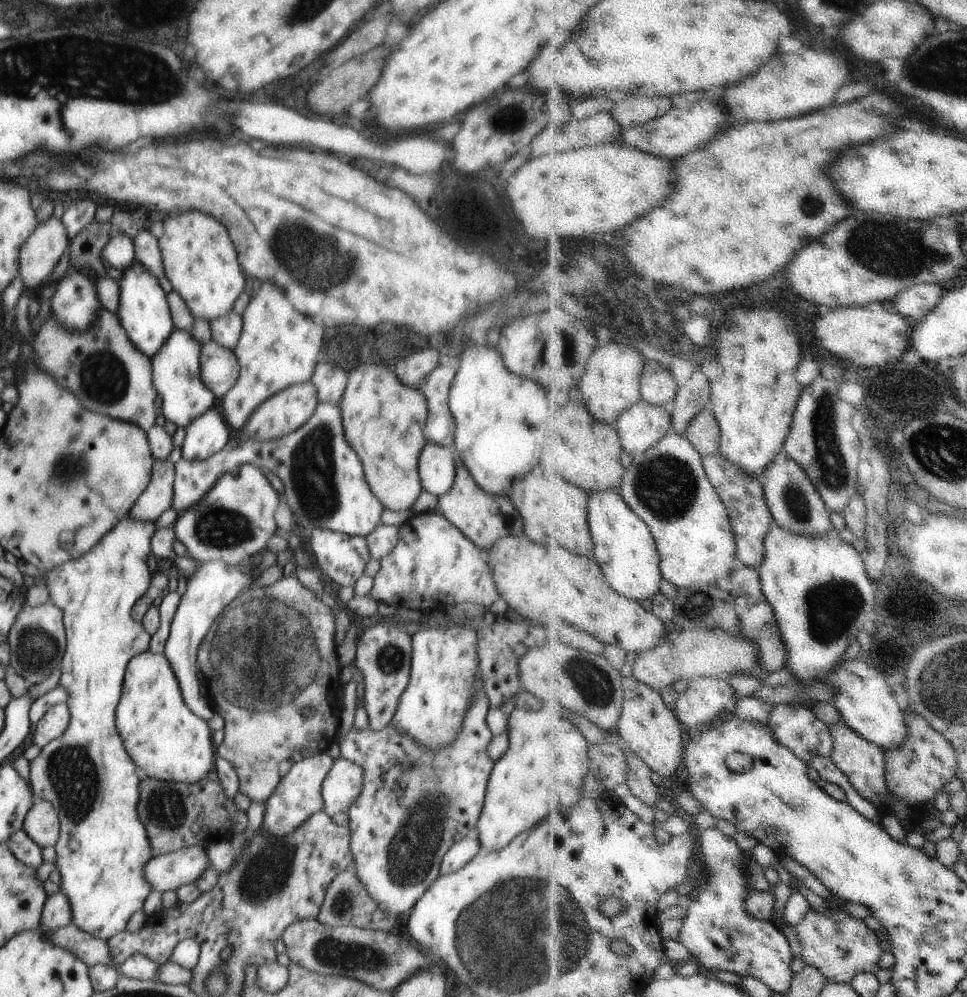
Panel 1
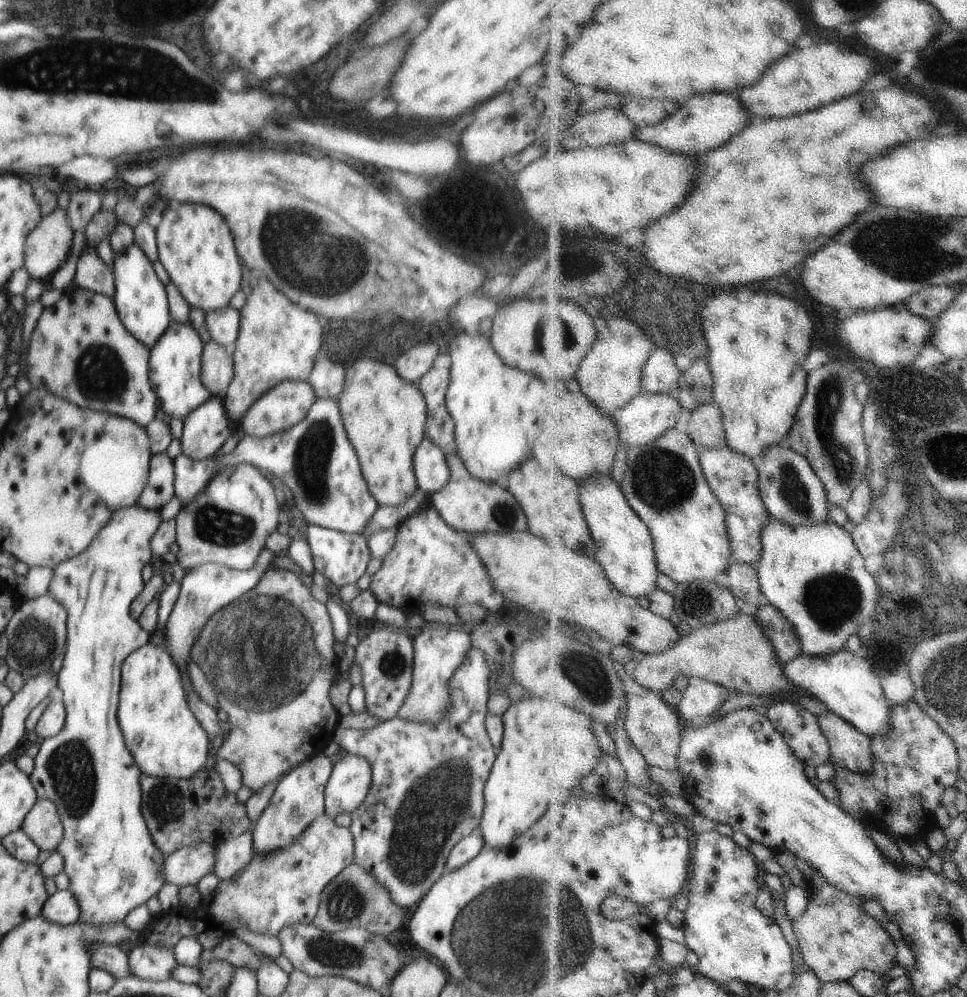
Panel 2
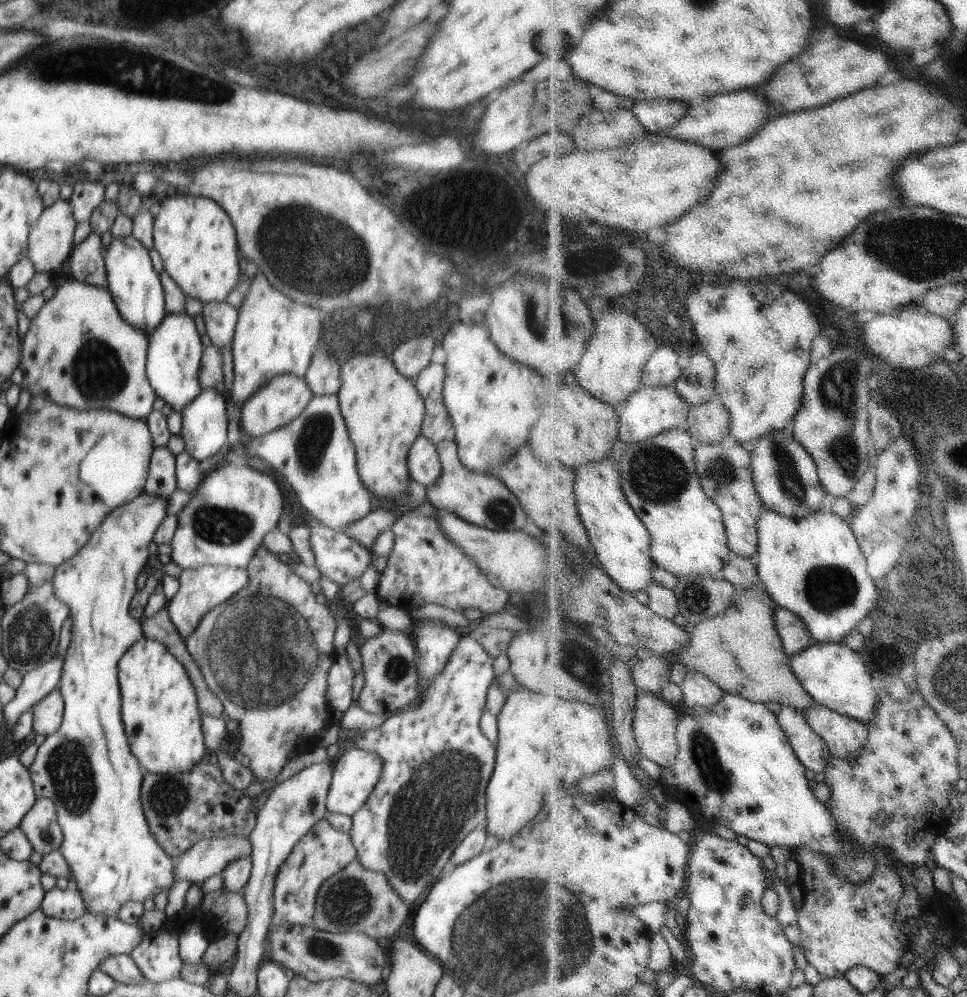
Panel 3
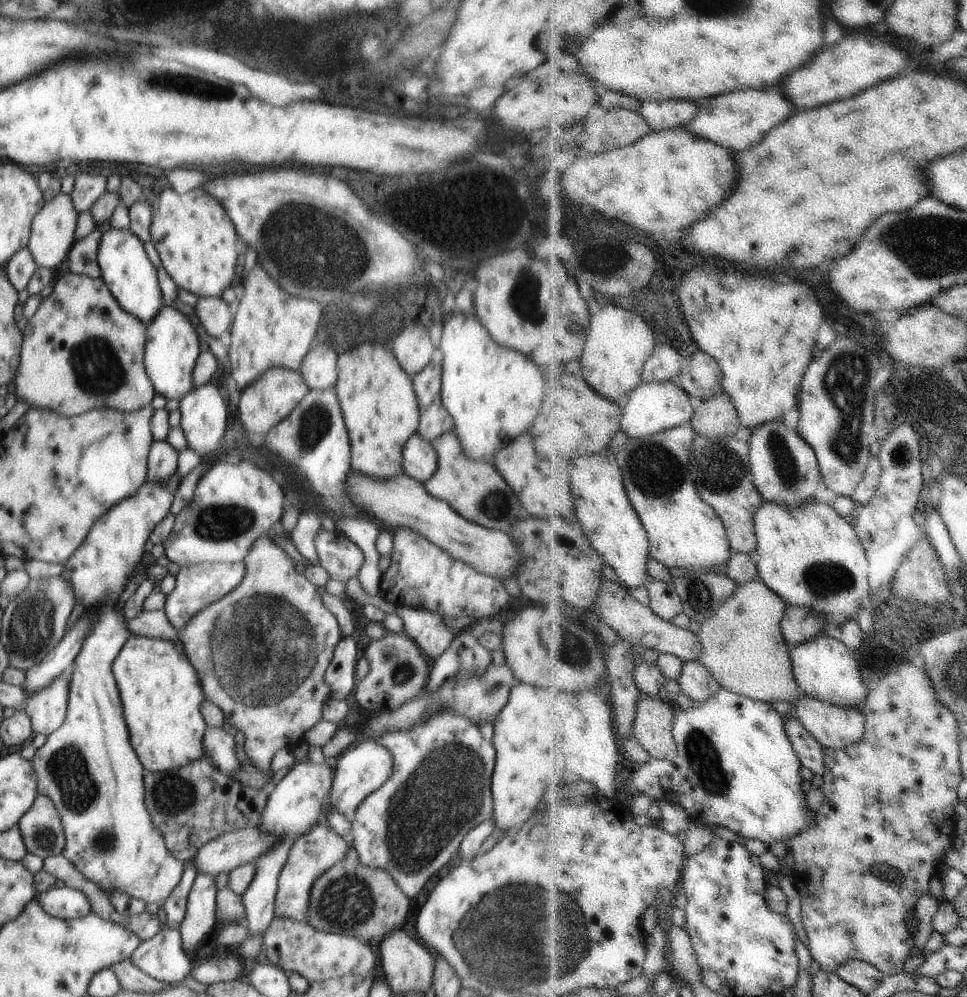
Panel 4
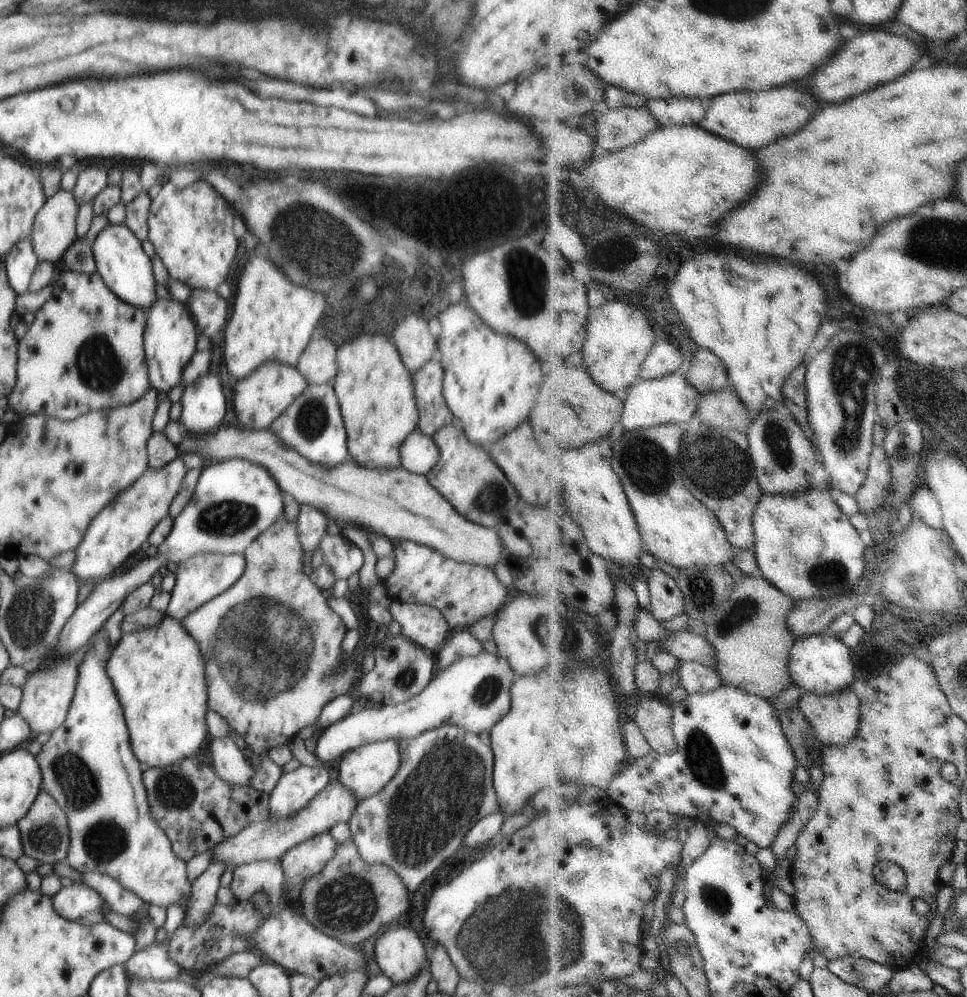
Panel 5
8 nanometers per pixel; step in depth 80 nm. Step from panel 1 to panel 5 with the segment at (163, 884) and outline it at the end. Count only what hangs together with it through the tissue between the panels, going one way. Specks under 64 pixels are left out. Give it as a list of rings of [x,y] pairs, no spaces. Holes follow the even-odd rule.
[[[336,776],[304,810],[300,810],[300,814],[294,814],[292,818],[284,818],[280,822],[272,822],[269,819],[264,822],[250,824],[244,830],[240,830],[236,836],[228,836],[228,838],[218,842],[214,846],[214,854],[212,854],[210,862],[224,862],[226,868],[236,868],[257,861],[283,862],[288,850],[296,844],[302,844],[302,842],[310,840],[316,834],[329,832],[338,822],[349,822],[358,804],[359,802],[352,796],[352,792],[346,790],[338,782]]]

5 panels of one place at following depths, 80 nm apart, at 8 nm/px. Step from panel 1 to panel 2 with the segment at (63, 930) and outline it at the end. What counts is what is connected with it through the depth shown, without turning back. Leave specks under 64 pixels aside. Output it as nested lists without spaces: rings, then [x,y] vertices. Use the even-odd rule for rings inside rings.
[[[93,945],[91,948],[91,966],[105,970],[116,980],[131,976],[129,953],[112,945]]]

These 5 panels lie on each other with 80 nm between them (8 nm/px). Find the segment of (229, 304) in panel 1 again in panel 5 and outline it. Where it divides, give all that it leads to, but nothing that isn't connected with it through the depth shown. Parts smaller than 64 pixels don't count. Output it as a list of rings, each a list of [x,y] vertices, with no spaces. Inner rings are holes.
[[[169,180],[151,197],[148,236],[155,254],[160,257],[172,279],[192,289],[216,291],[228,280],[234,256],[238,252],[232,222],[234,214],[230,212],[224,196],[220,196],[208,180],[198,180],[184,188],[176,187]]]

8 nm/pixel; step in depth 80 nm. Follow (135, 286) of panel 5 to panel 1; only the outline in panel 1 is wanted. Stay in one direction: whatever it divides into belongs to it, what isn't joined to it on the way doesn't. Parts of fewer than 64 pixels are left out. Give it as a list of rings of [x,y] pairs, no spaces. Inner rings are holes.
[[[136,260],[122,270],[122,274],[123,277],[119,280],[119,309],[116,313],[134,346],[151,360],[151,356],[165,343],[175,328],[167,294],[160,287],[159,278]]]

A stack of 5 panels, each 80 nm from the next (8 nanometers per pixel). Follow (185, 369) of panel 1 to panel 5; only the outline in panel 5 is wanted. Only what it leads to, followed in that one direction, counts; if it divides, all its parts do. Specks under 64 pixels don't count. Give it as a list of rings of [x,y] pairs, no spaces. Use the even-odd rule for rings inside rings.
[[[157,298],[146,312],[147,323],[144,331],[144,350],[149,370],[151,386],[158,392],[170,391],[176,385],[182,386],[183,368],[191,360],[196,350],[199,335],[195,320],[186,311],[186,304],[172,298]]]

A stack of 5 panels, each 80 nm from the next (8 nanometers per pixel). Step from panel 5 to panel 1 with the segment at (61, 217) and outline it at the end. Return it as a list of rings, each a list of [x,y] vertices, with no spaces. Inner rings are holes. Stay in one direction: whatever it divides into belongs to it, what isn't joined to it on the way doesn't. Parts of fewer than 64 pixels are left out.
[[[52,216],[37,225],[20,249],[19,274],[27,288],[39,292],[62,258],[68,239],[60,218]]]

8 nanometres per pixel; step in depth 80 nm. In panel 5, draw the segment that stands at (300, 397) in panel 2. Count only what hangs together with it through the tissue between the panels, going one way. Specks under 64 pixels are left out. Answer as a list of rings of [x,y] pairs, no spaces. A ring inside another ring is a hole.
[[[263,362],[258,369],[235,384],[234,410],[240,426],[250,429],[270,429],[271,424],[304,392],[308,386],[297,367],[281,362]]]

